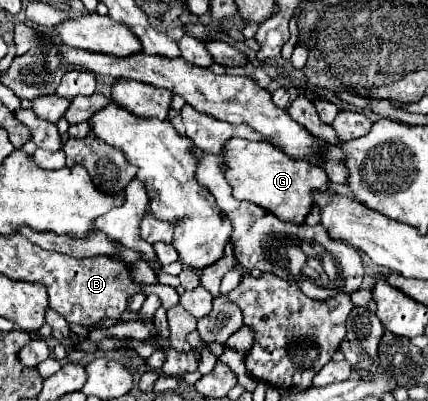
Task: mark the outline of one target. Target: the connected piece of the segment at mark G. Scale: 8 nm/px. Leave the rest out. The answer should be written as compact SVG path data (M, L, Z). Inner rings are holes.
M231 139L227 141L227 151L223 157L227 163L225 175L233 187L233 195L271 211L281 221L303 225L313 207L313 193L323 193L329 189L329 177L319 165L305 159L293 159L267 141L259 143L247 139Z

